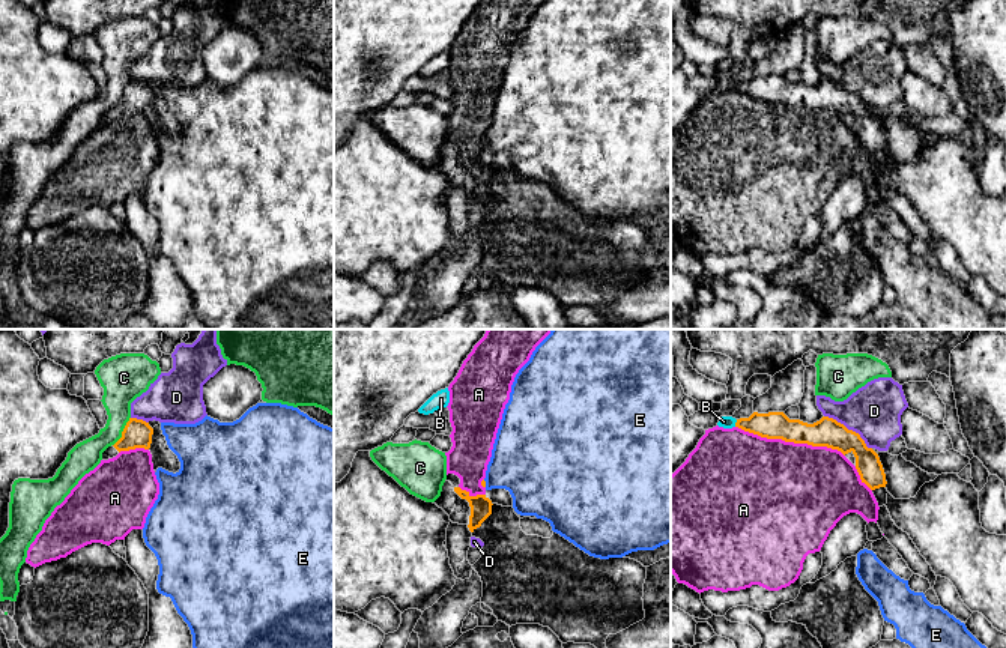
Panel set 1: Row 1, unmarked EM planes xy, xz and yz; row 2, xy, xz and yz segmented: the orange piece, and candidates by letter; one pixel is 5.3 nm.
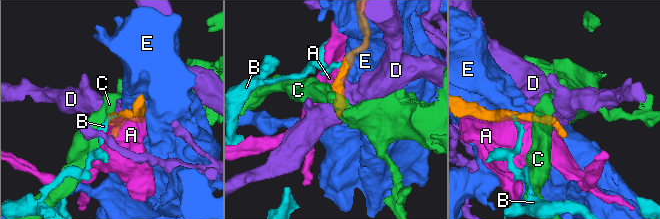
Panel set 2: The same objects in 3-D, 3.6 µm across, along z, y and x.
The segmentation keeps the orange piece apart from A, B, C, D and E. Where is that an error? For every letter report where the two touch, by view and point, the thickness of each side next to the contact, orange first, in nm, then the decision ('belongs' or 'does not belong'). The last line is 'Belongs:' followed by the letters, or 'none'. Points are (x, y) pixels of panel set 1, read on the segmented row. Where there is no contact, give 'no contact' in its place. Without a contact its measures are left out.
A: contact yz (790, 441); calibres 160 and 480 nm; does not belong
B: contact yz (736, 423); calibres 140 and 60 nm; does not belong
C: contact xy (122, 432); calibres 160 and 200 nm; does not belong
D: contact yz (850, 430); calibres 160 and 300 nm; does not belong
E: contact xz (484, 483); calibres 30 and 380 nm; does not belong
Belongs: none

